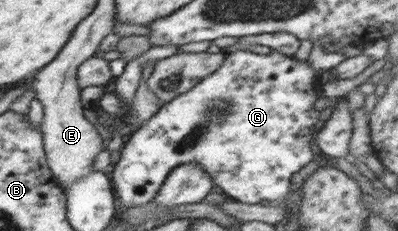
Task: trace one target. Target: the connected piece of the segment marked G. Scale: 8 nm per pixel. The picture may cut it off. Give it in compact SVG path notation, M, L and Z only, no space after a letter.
M241 50L227 53L223 65L215 73L204 77L199 83L195 83L190 90L174 97L166 104L164 103L158 112L145 121L141 128L131 135L131 139L122 146L121 158L108 170L112 189L117 194L117 206L123 206L124 210L124 208L141 207L153 202L155 194L159 192L164 181L167 180L169 173L175 167L181 165L199 165L199 167L203 167L205 173L209 173L209 177L214 181L214 185L221 187L224 195L232 200L249 204L259 204L260 201L268 201L272 204L279 203L291 191L291 178L293 174L301 171L301 169L313 161L311 144L315 141L315 124L321 123L326 114L315 110L313 104L319 98L319 93L316 90L321 87L324 79L324 75L315 74L313 69L309 68L307 61L296 60L293 56L283 55L282 52L273 51L271 54L257 54L249 50Z

